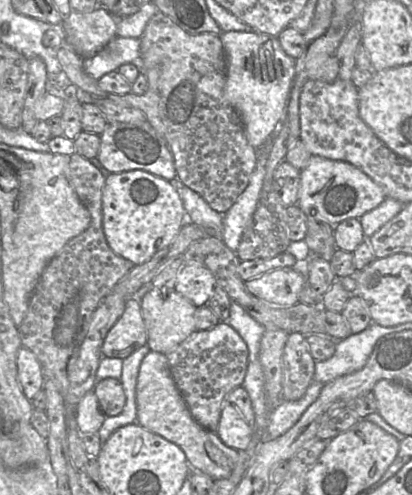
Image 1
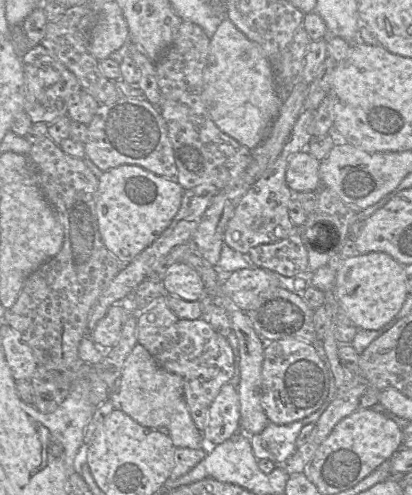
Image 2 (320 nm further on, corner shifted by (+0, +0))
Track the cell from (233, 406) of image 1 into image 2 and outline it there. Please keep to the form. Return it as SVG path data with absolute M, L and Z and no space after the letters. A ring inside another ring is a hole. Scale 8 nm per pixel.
M228 382L211 403L202 434L206 443L215 446L230 439L239 430L240 398L238 390Z

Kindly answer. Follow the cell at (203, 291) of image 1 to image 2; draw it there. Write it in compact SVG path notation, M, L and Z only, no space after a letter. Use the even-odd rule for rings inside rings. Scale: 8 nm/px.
M185 262L174 264L162 283L166 294L177 296L186 301L199 300L204 291L202 278L192 266Z

